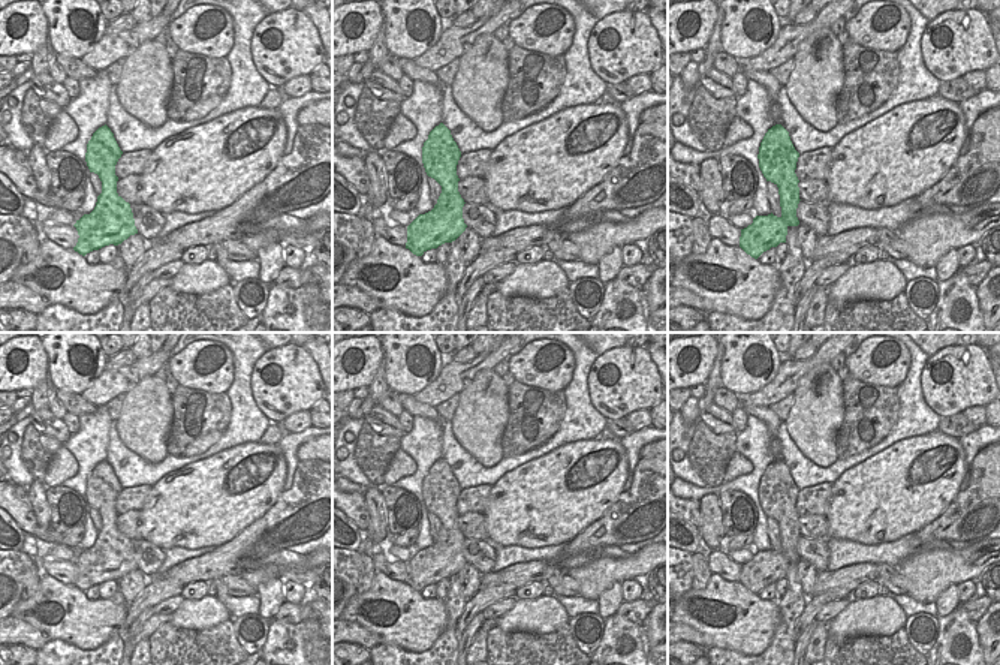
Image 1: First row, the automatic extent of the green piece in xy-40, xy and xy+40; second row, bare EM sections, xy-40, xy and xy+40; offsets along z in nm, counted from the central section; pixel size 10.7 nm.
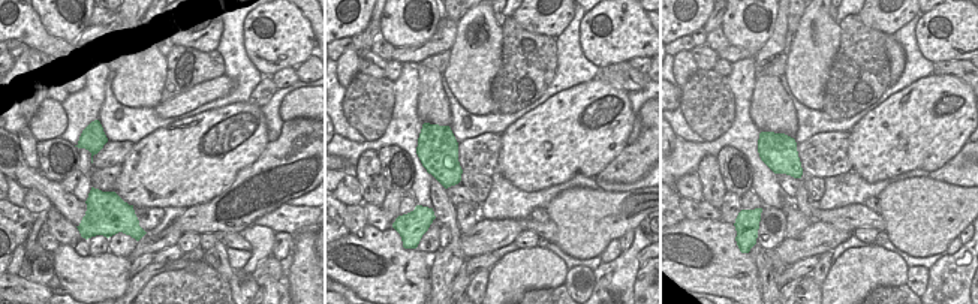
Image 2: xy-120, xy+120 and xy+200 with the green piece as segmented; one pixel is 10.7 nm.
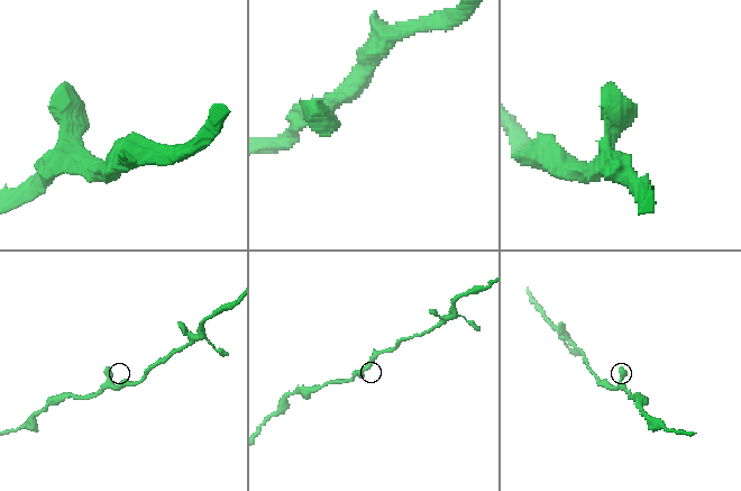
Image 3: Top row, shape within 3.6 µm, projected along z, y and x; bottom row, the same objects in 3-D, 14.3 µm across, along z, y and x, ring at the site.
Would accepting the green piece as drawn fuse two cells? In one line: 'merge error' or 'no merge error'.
no merge error

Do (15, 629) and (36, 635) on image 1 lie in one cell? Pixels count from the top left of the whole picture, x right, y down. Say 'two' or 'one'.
one

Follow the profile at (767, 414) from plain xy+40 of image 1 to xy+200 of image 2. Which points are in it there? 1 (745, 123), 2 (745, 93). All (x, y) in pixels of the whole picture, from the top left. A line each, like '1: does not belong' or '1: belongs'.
1: does not belong
2: does not belong

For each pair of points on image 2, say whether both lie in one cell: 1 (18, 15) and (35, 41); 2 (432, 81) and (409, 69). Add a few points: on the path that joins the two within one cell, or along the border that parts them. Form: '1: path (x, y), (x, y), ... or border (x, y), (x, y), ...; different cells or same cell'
1: path (20, 21), (33, 35); same cell
2: border (418, 63), (417, 110); different cells

